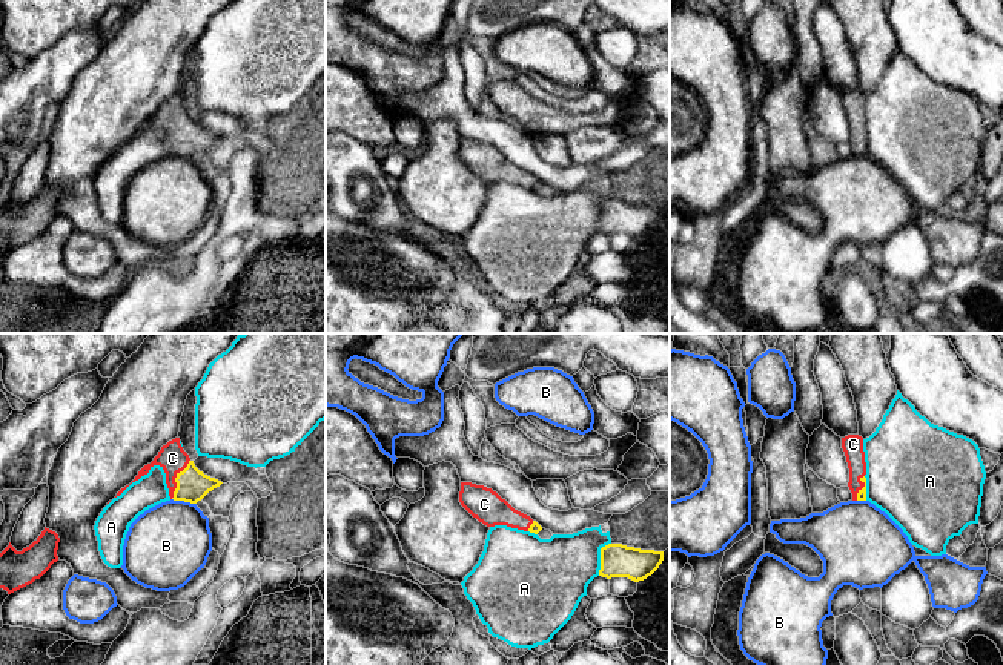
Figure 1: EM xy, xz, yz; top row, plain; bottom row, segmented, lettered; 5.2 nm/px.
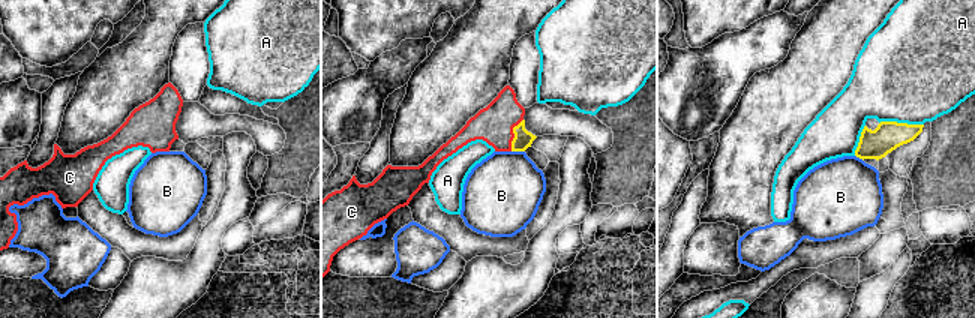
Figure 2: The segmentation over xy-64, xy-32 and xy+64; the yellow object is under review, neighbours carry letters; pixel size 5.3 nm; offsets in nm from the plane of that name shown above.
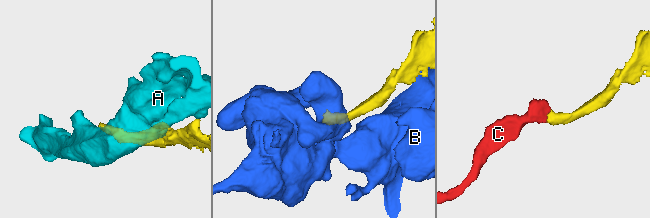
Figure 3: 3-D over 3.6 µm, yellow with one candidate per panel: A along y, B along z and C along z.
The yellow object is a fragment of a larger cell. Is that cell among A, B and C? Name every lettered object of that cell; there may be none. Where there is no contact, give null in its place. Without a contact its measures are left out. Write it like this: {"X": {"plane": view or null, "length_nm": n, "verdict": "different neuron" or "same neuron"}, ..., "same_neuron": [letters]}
{"A": {"plane": "xz", "length_nm": 190, "verdict": "different neuron"}, "B": {"plane": "xy", "length_nm": 130, "verdict": "different neuron"}, "C": {"plane": "xy", "length_nm": 220, "verdict": "same neuron"}, "same_neuron": ["C"]}

